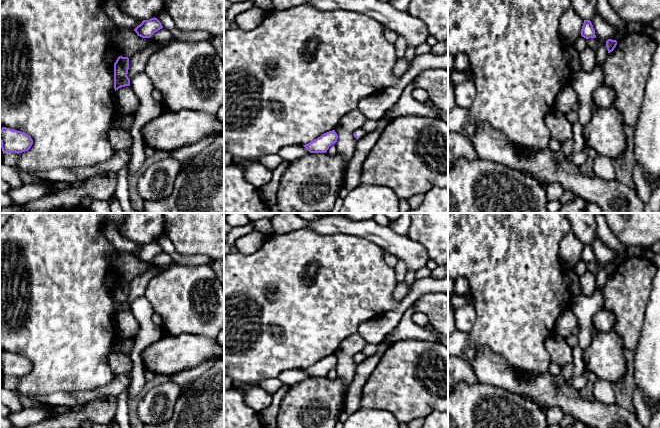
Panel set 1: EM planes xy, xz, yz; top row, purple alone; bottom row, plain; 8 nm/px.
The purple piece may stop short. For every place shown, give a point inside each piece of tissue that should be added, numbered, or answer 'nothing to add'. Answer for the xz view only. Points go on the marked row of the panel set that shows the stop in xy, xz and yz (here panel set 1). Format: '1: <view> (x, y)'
1: xz (360, 132)

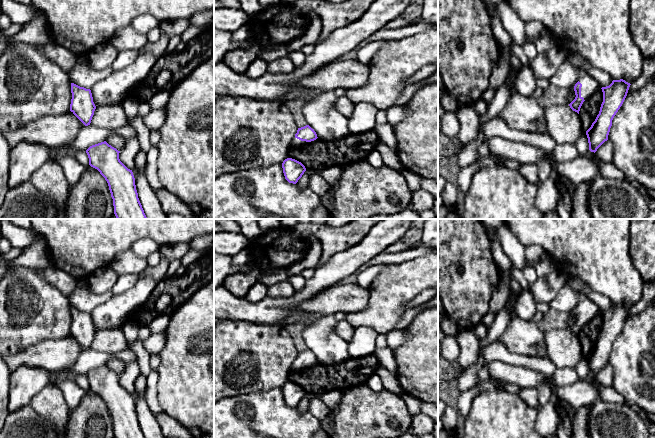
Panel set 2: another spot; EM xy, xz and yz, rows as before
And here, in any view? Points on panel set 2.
1: yz (590, 85)

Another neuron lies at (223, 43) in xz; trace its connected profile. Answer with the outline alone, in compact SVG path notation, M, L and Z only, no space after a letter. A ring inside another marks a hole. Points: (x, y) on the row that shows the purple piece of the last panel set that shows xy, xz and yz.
M214 28L214 64L222 62L223 57L230 51L246 48L248 41L233 41L231 32L225 32Z

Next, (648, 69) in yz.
M655 56L644 58L641 75L631 83L627 95L645 86L649 81L652 81L655 75Z

